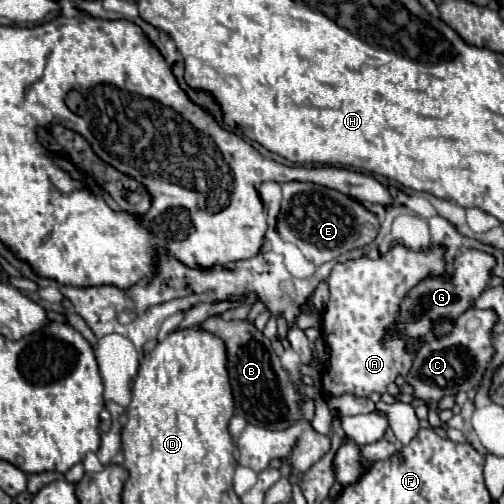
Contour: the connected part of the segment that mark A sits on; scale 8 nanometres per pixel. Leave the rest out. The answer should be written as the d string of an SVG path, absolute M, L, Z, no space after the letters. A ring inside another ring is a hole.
M399 244L377 260L365 256L361 260L335 264L329 278L331 298L323 314L323 332L329 332L325 334L325 342L331 352L329 364L323 372L323 394L383 394L387 384L391 384L399 374L405 376L409 372L415 354L409 354L405 350L407 340L391 338L383 342L385 330L395 326L399 304L409 288L413 288L427 276L439 276L441 272L445 272L443 252L443 248L413 252L411 248Z

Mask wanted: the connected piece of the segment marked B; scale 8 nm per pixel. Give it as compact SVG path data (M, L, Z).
M213 316L201 322L199 328L203 328L205 332L211 332L213 336L225 342L227 372L229 372L229 382L233 388L237 416L245 418L249 424L269 428L269 430L285 430L295 420L303 420L303 418L313 420L315 404L311 400L299 404L301 396L295 392L271 342L253 324L239 322L239 320L225 322L219 316Z

